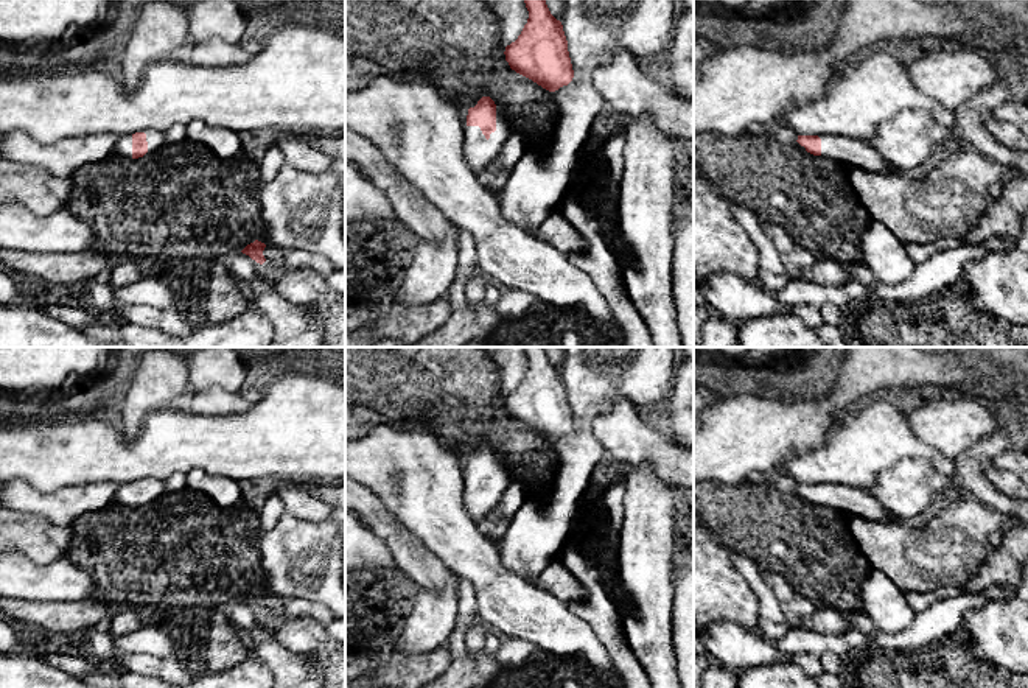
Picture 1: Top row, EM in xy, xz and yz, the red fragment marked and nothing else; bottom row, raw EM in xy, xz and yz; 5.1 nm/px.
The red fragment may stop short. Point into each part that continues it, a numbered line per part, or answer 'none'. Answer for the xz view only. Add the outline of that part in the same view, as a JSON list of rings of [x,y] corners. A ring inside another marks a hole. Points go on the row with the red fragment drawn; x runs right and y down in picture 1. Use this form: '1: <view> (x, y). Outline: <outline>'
1: xz (479, 153). Outline: [[[479,100],[470,103],[462,117],[462,126],[465,132],[463,139],[463,157],[471,171],[479,176],[501,153],[507,139],[513,134],[510,120],[496,107],[496,131],[490,134],[487,140],[479,126],[468,126],[468,109],[474,107]]]

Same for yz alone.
1: yz (853, 153). Outline: [[[820,134],[821,157],[835,160],[846,168],[860,168],[885,174],[899,174],[888,162],[865,140],[841,134]]]

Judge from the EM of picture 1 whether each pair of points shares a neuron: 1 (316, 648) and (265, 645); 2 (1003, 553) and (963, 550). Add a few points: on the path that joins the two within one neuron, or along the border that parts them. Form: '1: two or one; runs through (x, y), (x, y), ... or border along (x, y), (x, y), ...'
1: two; border along (265, 632), (293, 651), (307, 652), (318, 663)
2: two; border along (996, 548), (969, 579)

